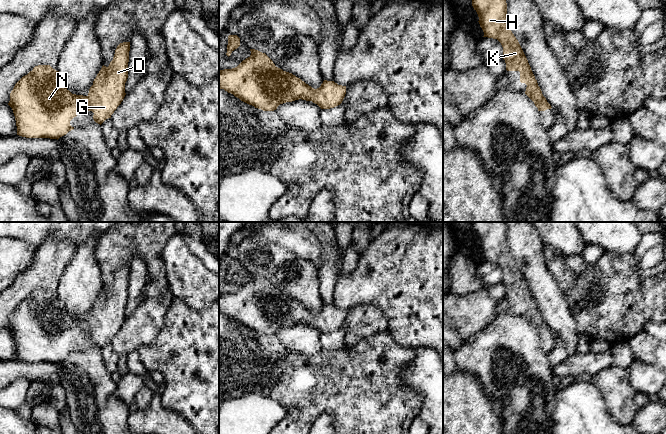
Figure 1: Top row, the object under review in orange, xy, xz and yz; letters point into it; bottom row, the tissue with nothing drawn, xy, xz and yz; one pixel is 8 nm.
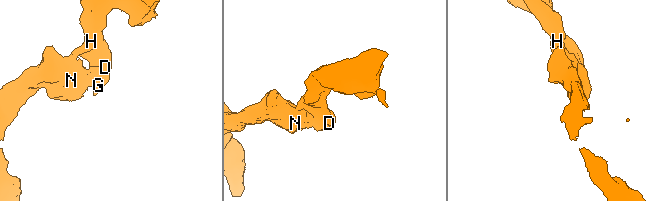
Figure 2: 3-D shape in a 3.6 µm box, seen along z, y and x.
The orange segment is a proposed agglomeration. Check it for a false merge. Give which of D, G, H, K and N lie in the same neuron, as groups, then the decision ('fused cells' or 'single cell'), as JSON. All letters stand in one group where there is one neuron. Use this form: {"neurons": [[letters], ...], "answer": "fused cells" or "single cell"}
{"neurons": [["D", "G", "H", "K", "N"]], "answer": "single cell"}

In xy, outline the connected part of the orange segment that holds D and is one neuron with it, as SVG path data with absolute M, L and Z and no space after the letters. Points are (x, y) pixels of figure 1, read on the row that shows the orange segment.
M123 42L117 46L113 60L108 67L102 66L87 96L72 94L64 86L64 80L59 71L50 65L35 66L15 84L10 93L8 105L15 116L17 135L26 138L58 140L74 129L70 121L80 113L92 111L94 121L100 125L106 119L111 118L126 95L125 83L128 78L129 51L130 42Z

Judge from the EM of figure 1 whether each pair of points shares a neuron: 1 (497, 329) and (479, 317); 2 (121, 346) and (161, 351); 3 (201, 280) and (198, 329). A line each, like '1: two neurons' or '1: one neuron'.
1: two neurons
2: two neurons
3: two neurons

